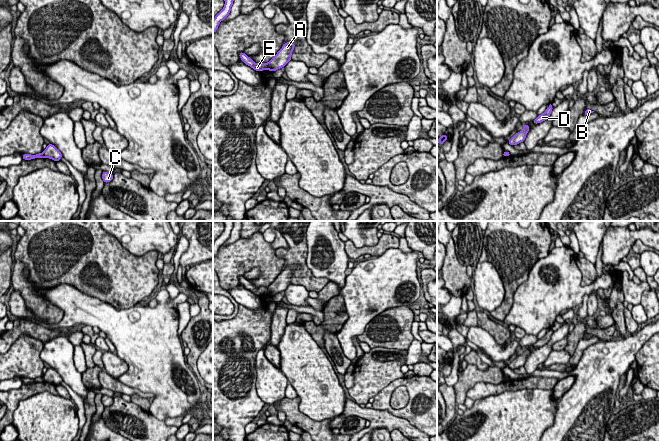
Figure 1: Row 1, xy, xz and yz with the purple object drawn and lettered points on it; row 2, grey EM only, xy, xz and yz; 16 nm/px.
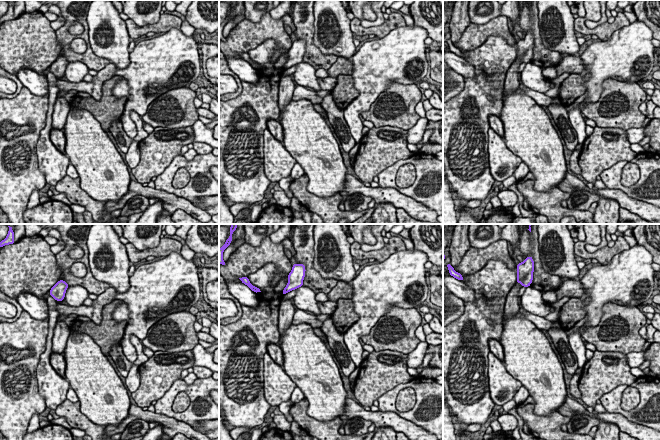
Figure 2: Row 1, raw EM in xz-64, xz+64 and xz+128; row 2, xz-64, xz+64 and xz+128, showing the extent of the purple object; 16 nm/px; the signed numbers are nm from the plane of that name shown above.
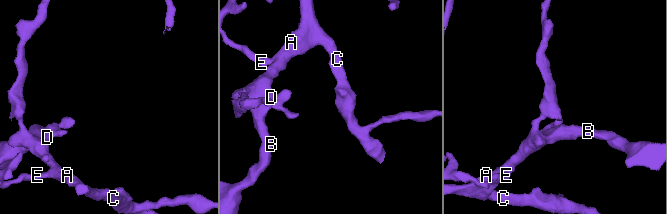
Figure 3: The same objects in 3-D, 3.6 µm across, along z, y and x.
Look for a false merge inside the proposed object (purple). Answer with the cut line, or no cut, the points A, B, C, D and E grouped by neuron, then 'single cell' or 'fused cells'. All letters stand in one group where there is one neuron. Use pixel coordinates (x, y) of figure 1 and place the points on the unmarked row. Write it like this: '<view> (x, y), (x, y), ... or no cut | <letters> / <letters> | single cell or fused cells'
xz (266, 287), (267, 292) | A B C D / E | fused cells

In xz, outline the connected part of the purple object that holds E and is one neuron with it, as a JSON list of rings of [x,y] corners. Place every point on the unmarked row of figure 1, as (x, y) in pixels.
[[[240,276],[239,277],[239,281],[240,283],[248,290],[250,290],[251,292],[253,292],[254,294],[261,296],[263,294],[267,294],[267,287],[255,287],[249,280],[247,280],[244,276]]]

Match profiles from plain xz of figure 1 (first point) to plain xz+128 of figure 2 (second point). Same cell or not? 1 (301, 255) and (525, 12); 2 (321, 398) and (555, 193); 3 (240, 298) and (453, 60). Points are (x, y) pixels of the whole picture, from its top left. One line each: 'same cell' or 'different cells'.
1: same cell
2: different cells
3: same cell

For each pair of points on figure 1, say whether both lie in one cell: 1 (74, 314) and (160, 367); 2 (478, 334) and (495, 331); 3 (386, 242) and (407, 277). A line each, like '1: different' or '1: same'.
1: same
2: different
3: different

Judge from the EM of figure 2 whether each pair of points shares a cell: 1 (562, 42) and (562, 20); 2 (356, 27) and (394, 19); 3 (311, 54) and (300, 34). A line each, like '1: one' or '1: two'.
1: one
2: one
3: one

